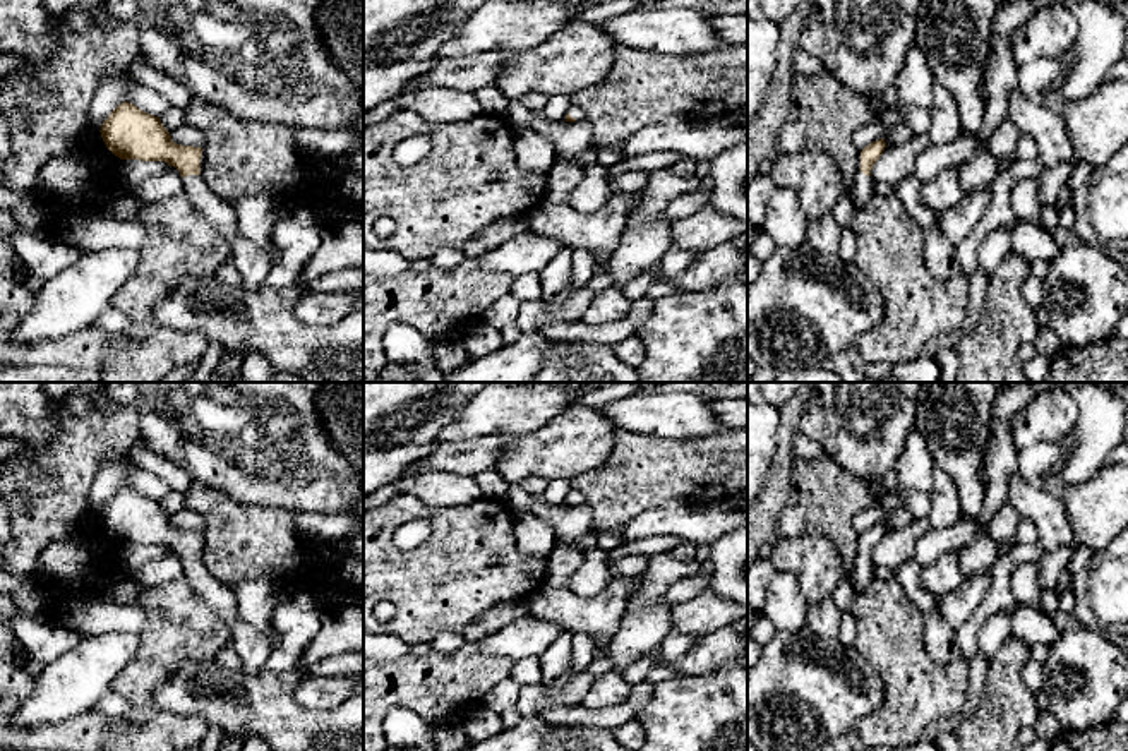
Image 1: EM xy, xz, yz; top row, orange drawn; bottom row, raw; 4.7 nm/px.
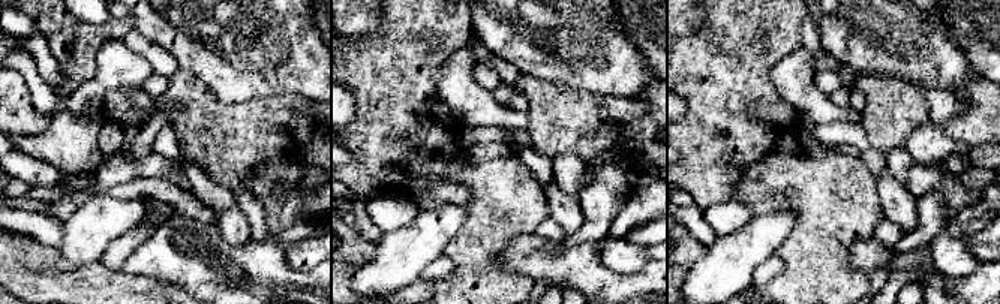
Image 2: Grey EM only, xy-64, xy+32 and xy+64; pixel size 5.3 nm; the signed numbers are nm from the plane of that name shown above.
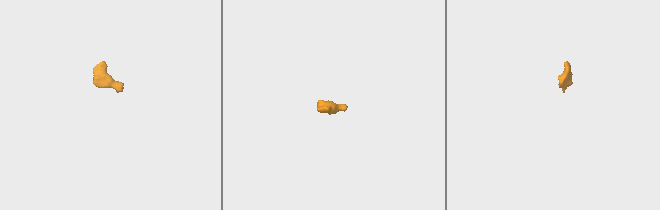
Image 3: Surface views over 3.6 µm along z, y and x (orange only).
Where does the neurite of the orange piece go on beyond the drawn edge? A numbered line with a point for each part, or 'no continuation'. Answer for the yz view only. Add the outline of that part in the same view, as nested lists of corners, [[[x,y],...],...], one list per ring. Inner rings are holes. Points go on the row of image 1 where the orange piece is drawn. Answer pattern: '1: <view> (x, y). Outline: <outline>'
1: yz (863, 189). Outline: [[[859,170],[855,173],[854,187],[850,194],[854,201],[854,207],[859,209],[861,206],[864,206],[873,194],[874,194],[874,180]]]

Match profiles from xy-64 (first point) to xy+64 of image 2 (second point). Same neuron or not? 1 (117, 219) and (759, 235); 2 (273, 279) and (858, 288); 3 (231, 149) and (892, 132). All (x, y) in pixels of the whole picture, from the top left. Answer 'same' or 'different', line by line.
1: same
2: different
3: same

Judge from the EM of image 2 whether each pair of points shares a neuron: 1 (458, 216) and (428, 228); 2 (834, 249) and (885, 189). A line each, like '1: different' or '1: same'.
1: same
2: different

